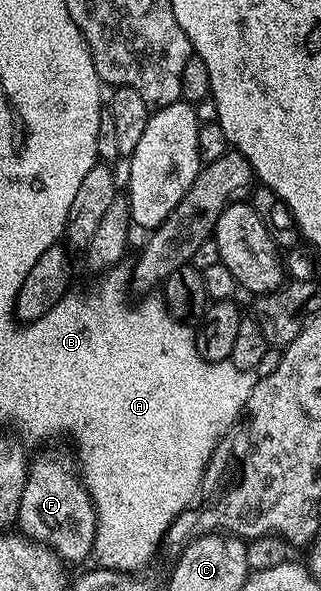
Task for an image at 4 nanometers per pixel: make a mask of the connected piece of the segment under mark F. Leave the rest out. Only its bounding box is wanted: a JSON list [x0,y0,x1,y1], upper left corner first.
[16,453,97,561]

